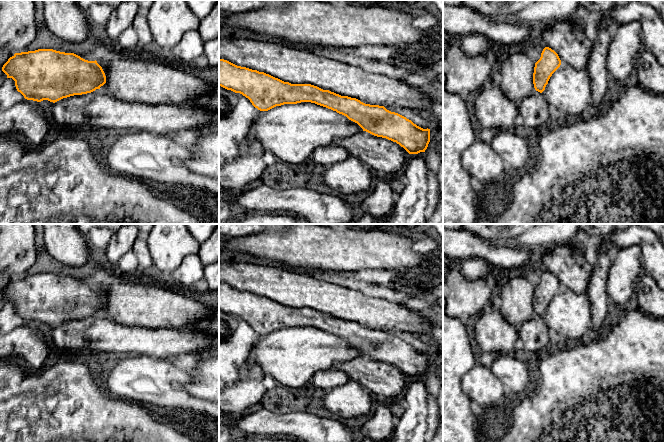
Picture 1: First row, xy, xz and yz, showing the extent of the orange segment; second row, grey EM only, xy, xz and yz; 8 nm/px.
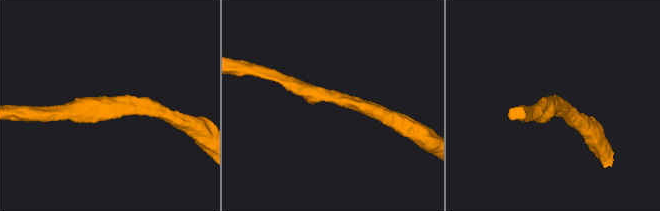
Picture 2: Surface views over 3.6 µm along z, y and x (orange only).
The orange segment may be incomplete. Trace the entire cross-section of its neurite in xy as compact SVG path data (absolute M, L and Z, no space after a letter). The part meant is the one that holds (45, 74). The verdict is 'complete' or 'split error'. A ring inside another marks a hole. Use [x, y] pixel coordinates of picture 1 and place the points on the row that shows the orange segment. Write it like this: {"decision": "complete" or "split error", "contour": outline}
{"decision": "complete", "contour": "M38 49L35 51L15 53L3 65L2 71L7 75L7 78L12 78L15 81L15 86L25 99L41 102L48 100L57 102L63 98L74 95L82 95L100 89L106 83L106 76L102 67L97 61L88 61L74 53L65 53L53 49Z"}

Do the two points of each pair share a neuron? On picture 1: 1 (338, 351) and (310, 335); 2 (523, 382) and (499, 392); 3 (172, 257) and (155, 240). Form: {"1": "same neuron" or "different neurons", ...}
{"1": "same neuron", "2": "different neurons", "3": "same neuron"}

